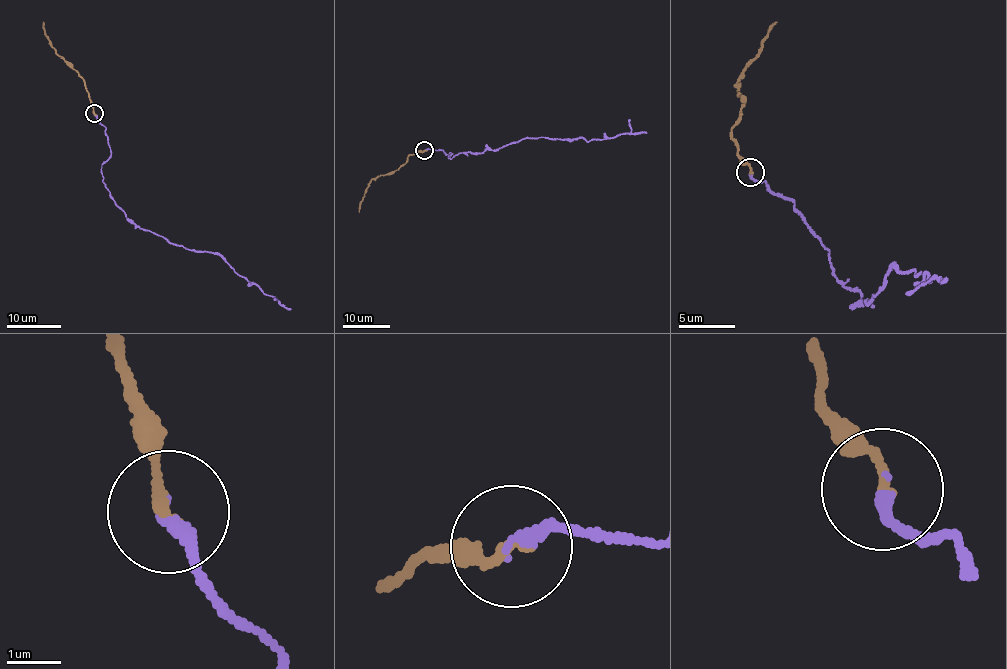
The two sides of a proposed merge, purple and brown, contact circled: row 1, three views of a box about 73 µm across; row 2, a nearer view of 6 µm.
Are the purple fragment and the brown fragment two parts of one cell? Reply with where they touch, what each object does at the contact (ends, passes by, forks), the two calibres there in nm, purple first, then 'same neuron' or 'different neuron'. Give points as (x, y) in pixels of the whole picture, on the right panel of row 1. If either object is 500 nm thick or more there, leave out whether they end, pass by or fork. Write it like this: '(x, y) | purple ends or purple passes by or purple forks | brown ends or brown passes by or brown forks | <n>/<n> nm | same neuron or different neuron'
(750, 172) | purple ends | brown ends | 220/180 nm | same neuron

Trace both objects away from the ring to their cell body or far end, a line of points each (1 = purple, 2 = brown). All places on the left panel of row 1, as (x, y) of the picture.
1: (93, 113), (110, 151), (103, 183), (128, 220), (171, 243), (219, 254), (291, 309)
2: (94, 113), (83, 79), (53, 47), (44, 33), (43, 22)

